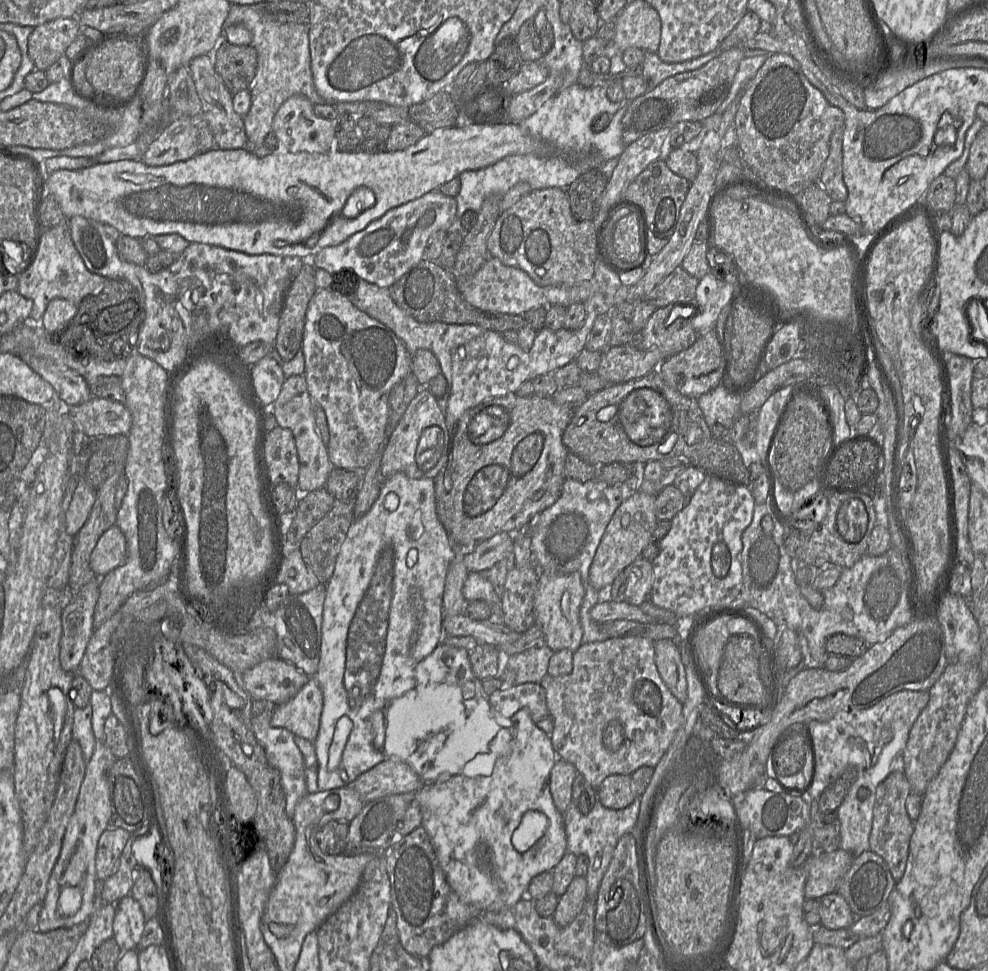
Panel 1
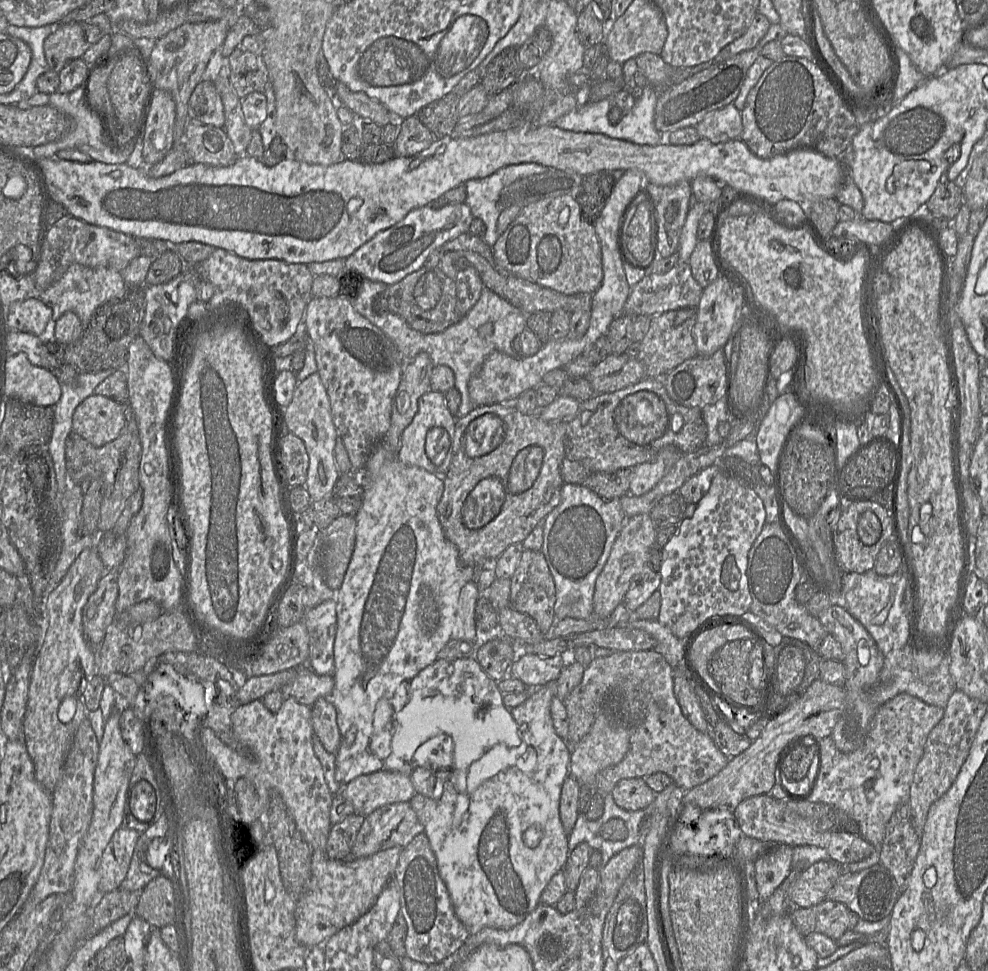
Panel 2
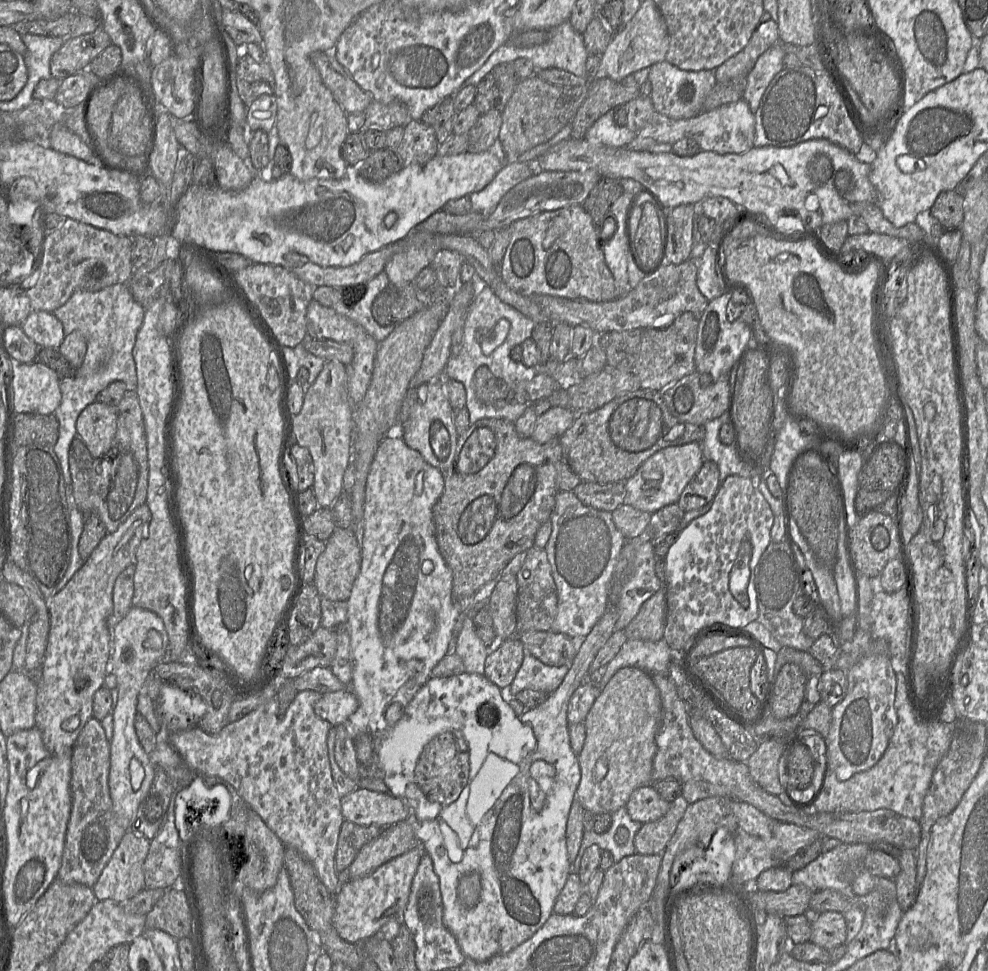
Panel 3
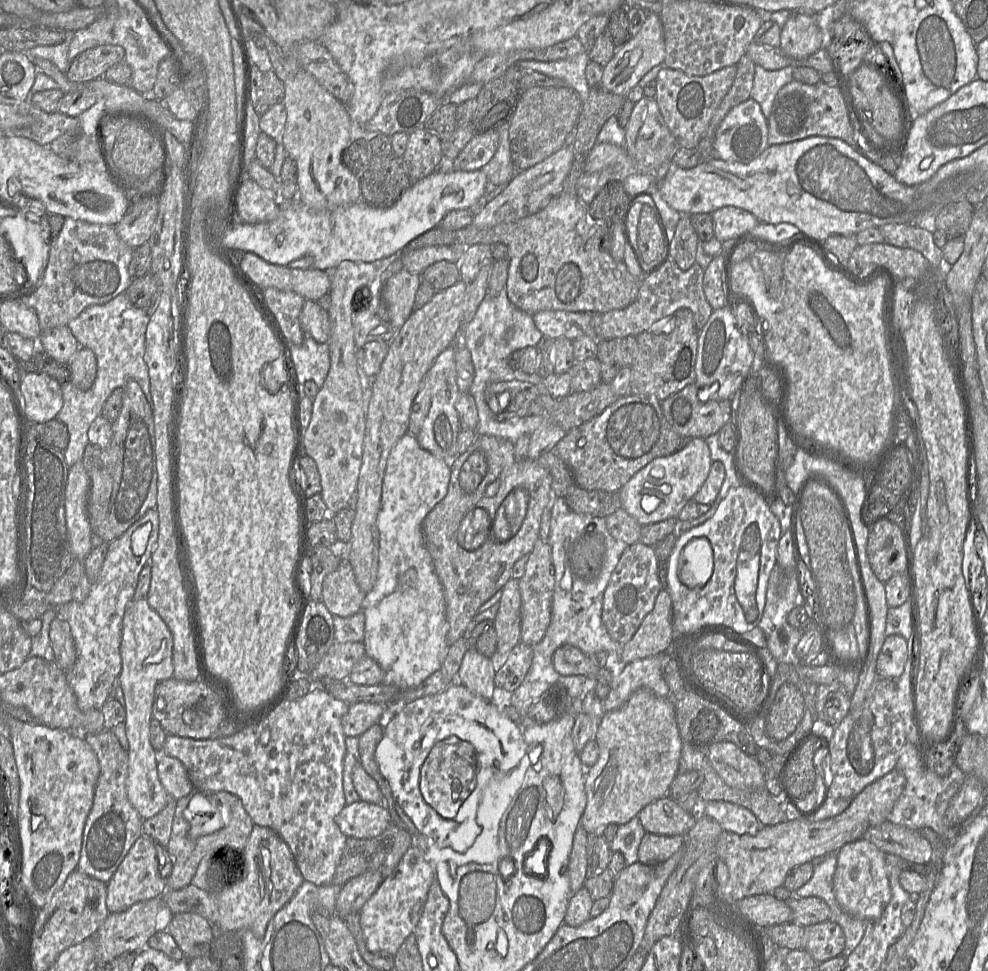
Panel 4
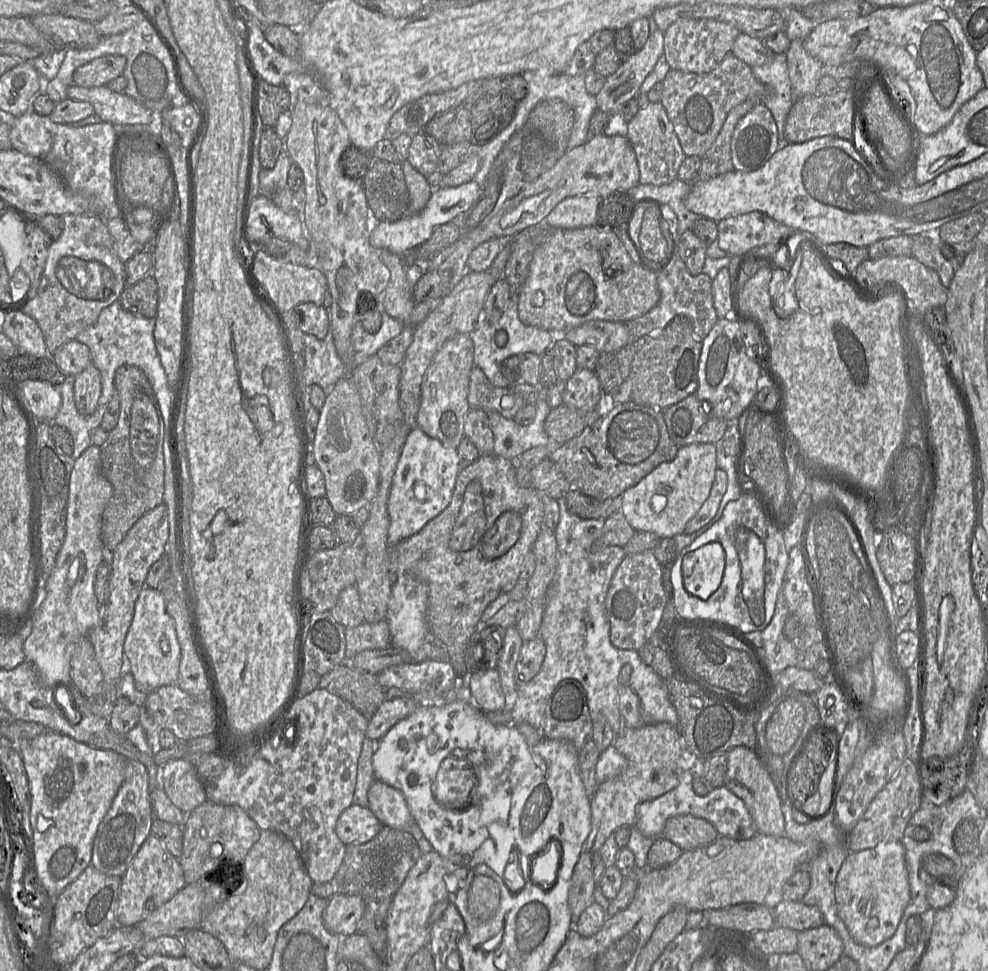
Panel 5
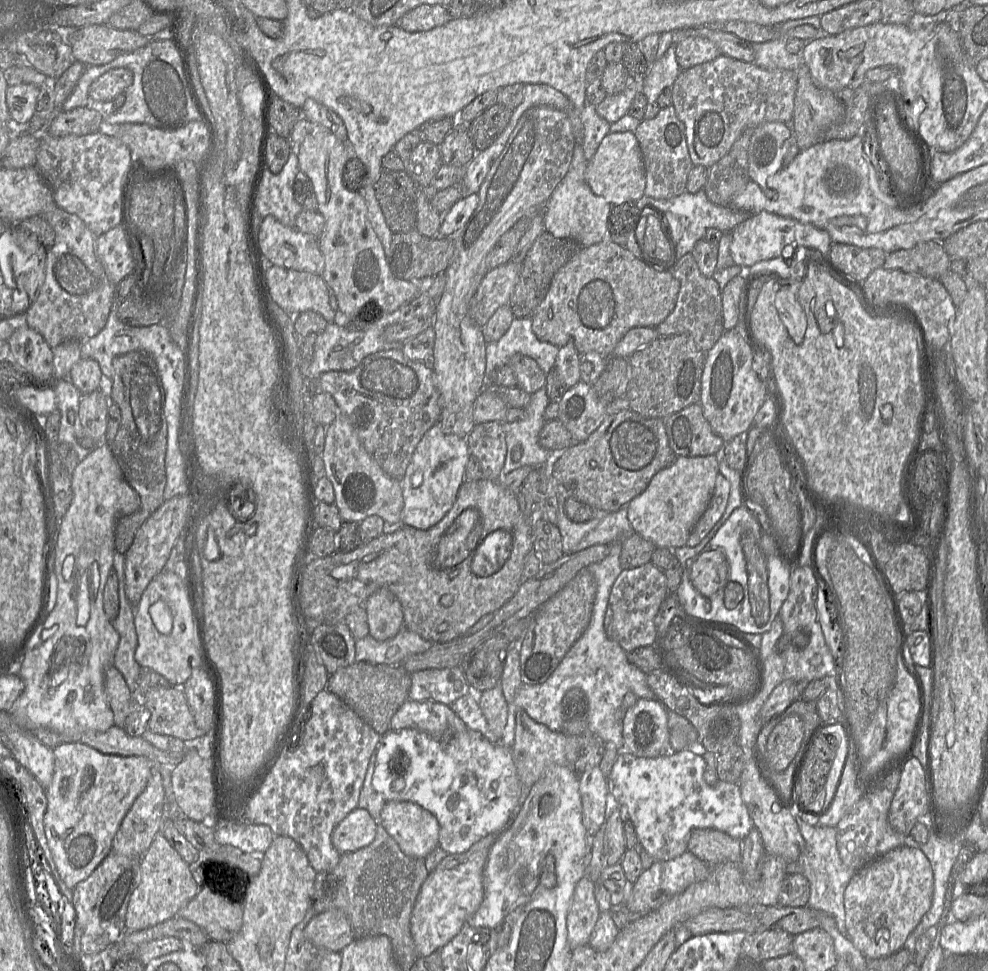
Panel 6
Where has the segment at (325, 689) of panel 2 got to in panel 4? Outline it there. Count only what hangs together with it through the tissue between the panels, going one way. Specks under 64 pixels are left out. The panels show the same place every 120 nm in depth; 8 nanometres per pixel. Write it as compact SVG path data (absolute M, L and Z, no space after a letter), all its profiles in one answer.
M354 702L349 704L342 720L343 732L346 736L359 737L371 726L383 723L391 716L389 709L382 704Z

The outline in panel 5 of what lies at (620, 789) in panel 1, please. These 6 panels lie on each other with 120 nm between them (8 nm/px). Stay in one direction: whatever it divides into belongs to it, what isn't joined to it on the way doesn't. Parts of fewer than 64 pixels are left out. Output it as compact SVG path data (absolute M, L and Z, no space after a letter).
M679 815L667 820L661 837L687 851L706 846L719 836L715 827L707 820Z

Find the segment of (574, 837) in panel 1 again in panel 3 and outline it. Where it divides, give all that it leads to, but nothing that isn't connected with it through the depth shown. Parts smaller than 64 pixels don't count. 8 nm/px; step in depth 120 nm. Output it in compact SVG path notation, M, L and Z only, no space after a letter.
M625 807L610 814L596 815L594 831L584 830L580 851L571 864L572 872L578 871L584 852L592 844L611 852L615 862L637 853L634 839L642 825L631 818Z

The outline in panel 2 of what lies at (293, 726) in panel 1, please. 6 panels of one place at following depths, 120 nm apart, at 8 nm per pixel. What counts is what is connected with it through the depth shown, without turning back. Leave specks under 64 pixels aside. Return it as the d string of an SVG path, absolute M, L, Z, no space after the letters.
M319 698L311 706L311 723L314 734L326 748L335 755L340 744L341 734L337 725L336 708L328 698Z

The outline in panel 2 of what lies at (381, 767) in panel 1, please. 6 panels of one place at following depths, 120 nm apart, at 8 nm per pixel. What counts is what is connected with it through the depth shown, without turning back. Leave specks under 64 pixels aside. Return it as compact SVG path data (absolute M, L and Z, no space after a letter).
M382 769L356 777L340 793L352 804L355 814L367 816L388 804L410 802L416 792L409 776Z

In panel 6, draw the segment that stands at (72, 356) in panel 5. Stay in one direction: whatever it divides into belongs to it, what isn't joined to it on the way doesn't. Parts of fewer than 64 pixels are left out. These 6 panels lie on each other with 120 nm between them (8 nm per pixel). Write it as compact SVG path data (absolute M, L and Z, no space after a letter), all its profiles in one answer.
M82 358L71 369L69 378L81 394L100 390L110 399L111 379L103 376L98 362Z

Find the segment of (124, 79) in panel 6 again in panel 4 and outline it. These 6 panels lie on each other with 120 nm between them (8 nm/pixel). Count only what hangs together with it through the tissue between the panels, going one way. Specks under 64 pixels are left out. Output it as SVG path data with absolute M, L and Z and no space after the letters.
M101 45L79 54L69 63L65 75L75 83L86 83L104 76L107 69L125 60L125 51L116 45Z

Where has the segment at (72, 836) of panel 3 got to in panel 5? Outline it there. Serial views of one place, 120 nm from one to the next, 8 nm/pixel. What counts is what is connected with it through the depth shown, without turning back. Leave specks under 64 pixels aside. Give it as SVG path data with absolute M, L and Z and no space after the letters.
M127 760L125 779L98 828L91 865L104 874L122 877L141 845L151 834L153 820L148 770L137 760Z

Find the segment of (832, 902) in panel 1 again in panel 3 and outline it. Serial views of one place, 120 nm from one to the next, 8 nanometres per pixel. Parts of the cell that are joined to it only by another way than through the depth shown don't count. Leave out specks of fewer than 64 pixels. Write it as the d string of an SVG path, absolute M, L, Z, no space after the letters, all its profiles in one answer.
M827 911L812 915L810 941L831 951L846 943L846 921L841 912Z

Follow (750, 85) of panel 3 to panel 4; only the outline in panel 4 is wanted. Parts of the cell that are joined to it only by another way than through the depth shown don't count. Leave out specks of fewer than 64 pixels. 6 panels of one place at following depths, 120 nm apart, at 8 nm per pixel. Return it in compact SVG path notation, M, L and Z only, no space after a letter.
M755 65L750 98L759 103L764 116L768 118L777 93L793 80L792 66L786 66L779 70L766 70L760 65Z

